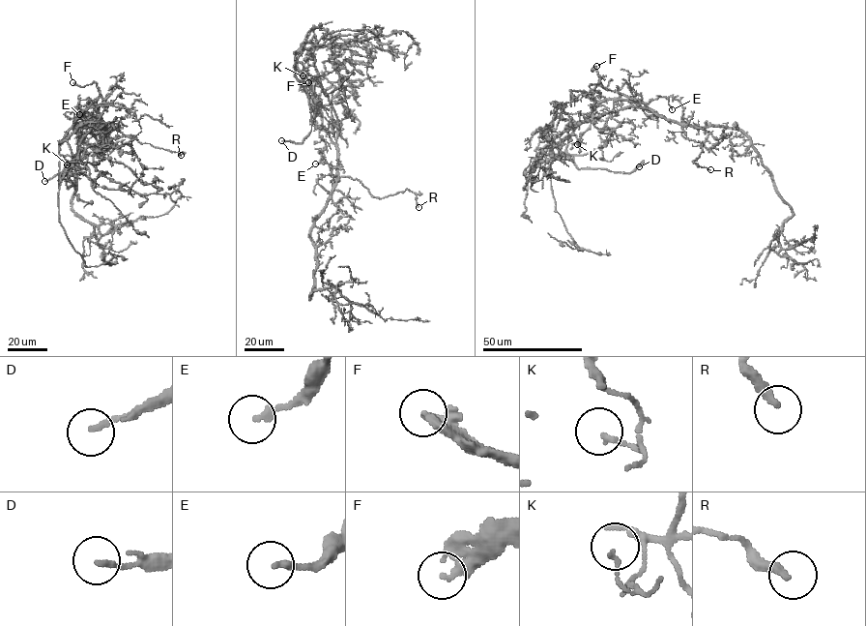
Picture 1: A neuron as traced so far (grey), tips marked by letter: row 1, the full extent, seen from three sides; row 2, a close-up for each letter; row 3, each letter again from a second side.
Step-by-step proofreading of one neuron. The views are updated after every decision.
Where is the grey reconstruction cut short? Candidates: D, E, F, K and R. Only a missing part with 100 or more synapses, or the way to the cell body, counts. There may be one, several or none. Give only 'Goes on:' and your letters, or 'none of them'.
Goes on: D, F

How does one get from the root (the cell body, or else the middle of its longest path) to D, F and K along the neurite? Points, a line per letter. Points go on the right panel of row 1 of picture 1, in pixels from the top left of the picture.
D: (669, 120), (635, 103), (606, 99), (570, 136), (566, 153), (579, 168), (630, 173), (643, 161), (639, 166)
F: (669, 120), (654, 114), (642, 102), (605, 89), (599, 81), (596, 70), (592, 71), (596, 66)
K: (669, 120), (635, 103), (606, 99), (577, 126), (573, 134), (580, 143), (577, 144)

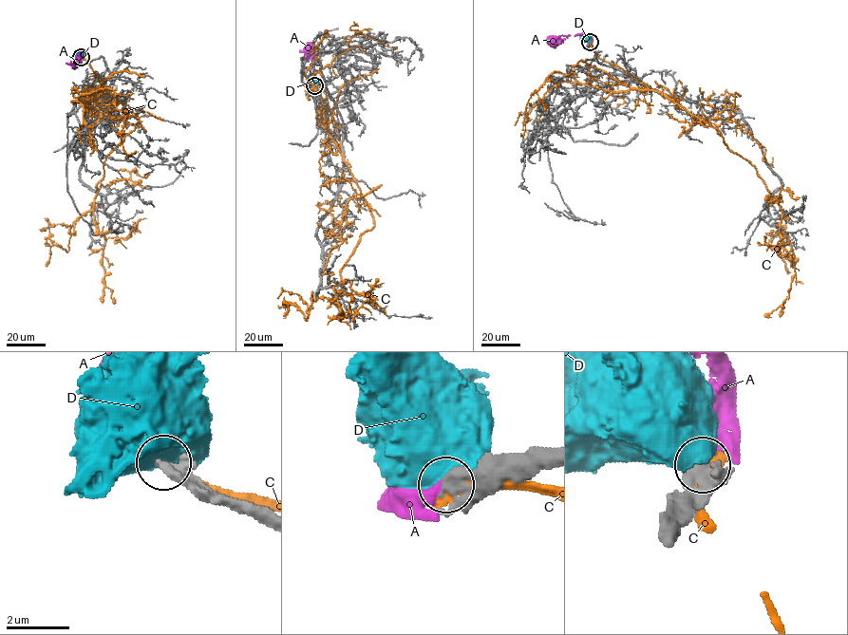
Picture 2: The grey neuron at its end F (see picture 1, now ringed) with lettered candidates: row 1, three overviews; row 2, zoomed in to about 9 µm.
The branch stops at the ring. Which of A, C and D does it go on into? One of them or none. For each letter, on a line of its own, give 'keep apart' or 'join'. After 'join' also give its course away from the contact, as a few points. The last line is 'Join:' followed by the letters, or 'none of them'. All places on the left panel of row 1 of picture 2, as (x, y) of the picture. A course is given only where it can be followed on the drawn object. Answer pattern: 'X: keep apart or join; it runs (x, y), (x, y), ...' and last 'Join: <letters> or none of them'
A: join; it runs (81, 57), (78, 55), (80, 49), (75, 63)
C: keep apart
D: keep apart
Join: A

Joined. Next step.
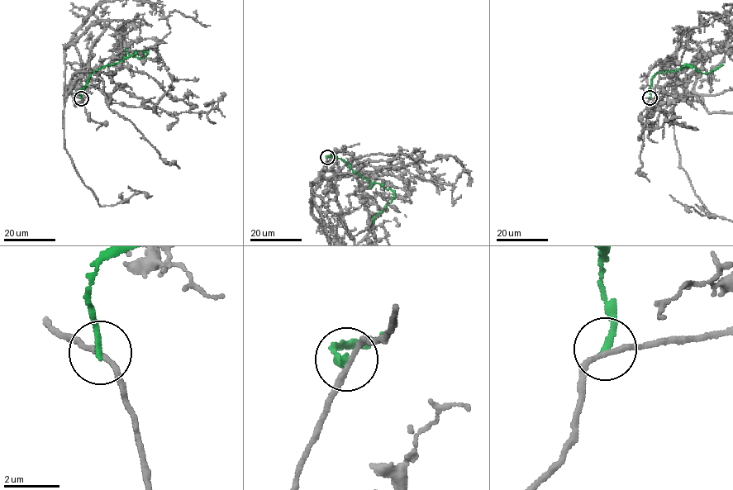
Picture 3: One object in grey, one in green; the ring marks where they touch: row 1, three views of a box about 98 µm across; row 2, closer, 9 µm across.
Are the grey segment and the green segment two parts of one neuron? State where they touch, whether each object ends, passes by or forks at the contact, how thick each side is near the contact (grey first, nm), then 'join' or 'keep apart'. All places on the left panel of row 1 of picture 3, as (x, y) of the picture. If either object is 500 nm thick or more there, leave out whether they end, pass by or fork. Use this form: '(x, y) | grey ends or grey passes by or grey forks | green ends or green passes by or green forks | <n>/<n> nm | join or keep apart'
(81, 98) | grey passes by | green ends | 170/240 nm | keep apart

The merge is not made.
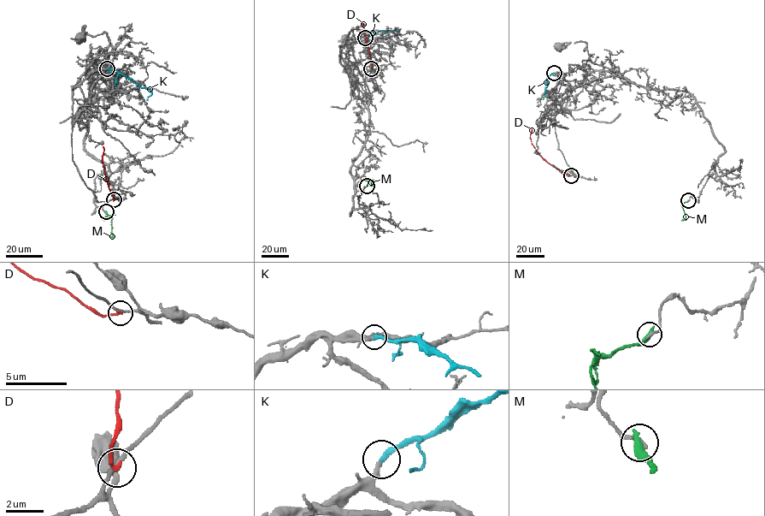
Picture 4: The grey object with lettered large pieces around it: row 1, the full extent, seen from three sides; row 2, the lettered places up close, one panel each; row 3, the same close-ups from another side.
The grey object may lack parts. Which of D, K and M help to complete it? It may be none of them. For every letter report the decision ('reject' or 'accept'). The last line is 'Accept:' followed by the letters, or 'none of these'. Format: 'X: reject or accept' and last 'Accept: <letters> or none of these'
D: reject
K: accept
M: reject
Accept: K

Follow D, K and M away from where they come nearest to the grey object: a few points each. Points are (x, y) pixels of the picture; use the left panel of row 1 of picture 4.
D: (114, 199), (102, 160), (103, 146)
K: (107, 68), (123, 74), (141, 87), (149, 88), (151, 94), (147, 100)
M: (106, 211), (112, 220), (114, 238)

